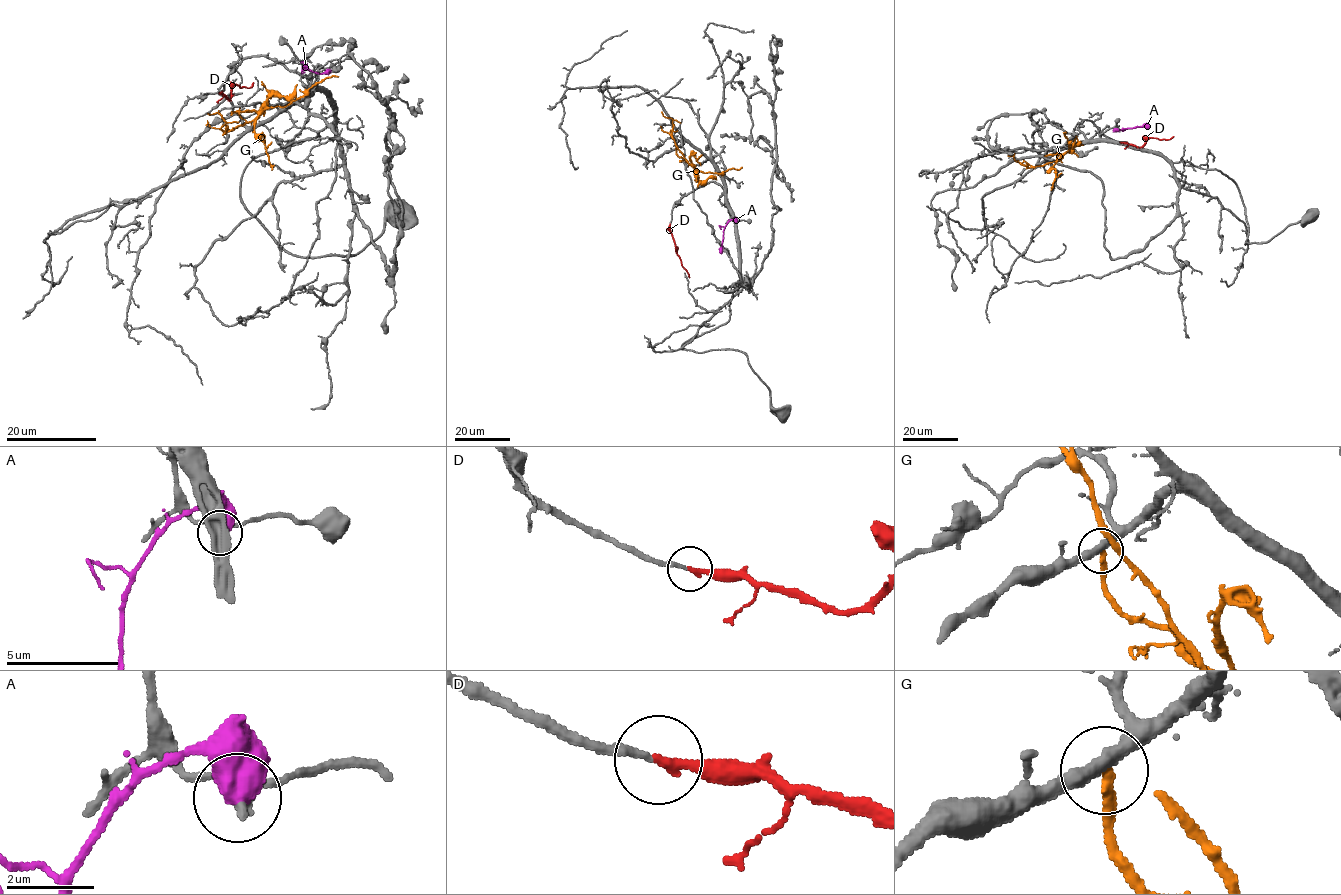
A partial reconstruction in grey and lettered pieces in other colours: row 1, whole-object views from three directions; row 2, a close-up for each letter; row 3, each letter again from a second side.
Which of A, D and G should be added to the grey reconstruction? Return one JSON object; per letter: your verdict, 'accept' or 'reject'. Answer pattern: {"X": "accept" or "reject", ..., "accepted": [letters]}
{"A": "reject", "D": "accept", "G": "reject", "accepted": ["D"]}

